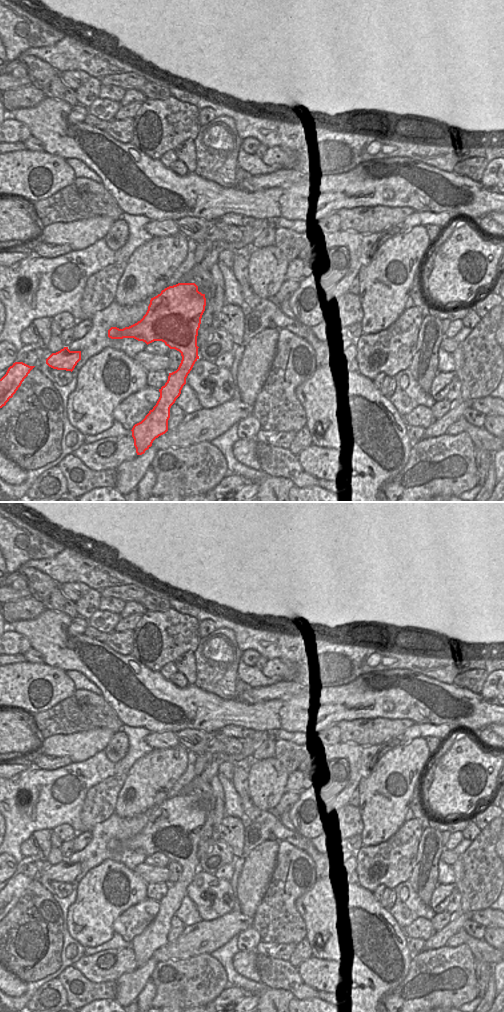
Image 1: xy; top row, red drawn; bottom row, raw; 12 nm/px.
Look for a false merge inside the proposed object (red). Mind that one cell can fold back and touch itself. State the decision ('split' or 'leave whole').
leave whole

